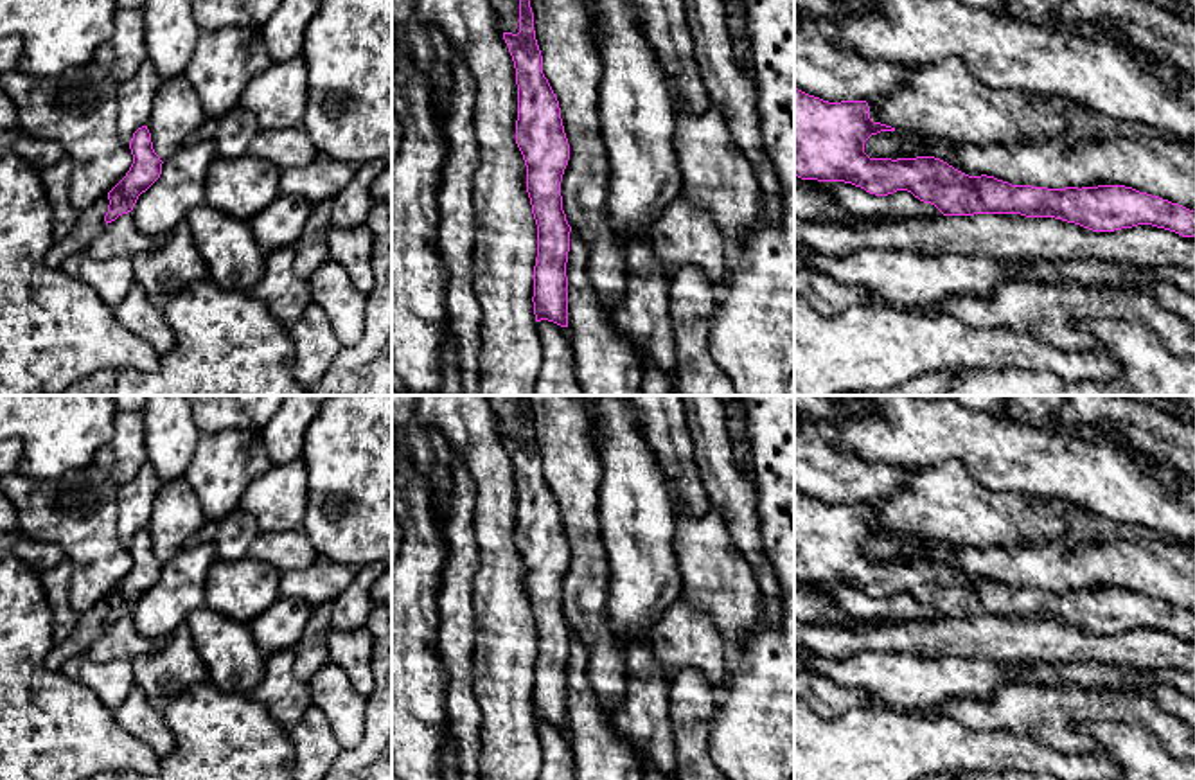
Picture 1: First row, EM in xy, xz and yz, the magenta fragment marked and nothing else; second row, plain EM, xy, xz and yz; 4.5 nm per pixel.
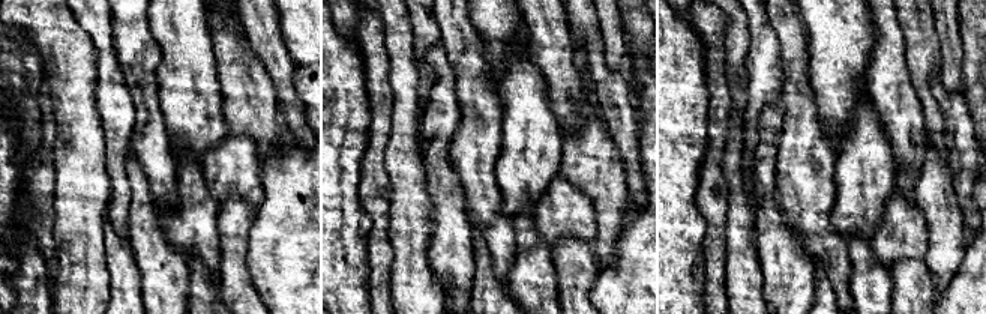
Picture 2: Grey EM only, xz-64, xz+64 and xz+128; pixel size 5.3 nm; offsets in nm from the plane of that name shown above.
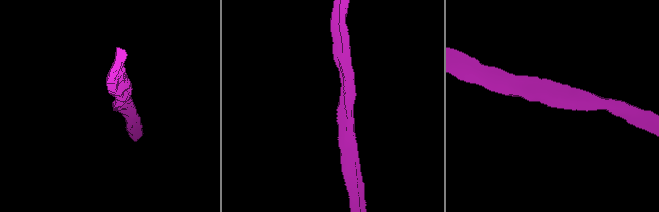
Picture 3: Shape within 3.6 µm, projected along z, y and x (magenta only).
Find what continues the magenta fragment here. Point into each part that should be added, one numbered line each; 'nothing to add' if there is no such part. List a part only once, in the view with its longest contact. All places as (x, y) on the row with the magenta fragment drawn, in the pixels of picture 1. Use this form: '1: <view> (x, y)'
nothing to add

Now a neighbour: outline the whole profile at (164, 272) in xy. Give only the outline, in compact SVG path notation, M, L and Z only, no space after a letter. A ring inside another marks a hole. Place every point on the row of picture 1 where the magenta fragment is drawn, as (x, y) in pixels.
M185 219L173 228L164 246L137 253L131 262L133 282L146 289L158 309L164 309L189 282L208 275Z

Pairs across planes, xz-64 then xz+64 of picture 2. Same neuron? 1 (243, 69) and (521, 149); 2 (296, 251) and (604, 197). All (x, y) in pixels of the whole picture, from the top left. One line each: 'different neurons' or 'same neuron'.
1: different neurons
2: different neurons

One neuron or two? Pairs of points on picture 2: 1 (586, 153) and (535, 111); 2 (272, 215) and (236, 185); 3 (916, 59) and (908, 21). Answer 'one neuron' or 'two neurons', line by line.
1: two neurons
2: two neurons
3: one neuron

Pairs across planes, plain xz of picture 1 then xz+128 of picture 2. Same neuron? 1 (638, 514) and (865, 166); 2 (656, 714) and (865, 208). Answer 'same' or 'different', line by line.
1: same
2: different

